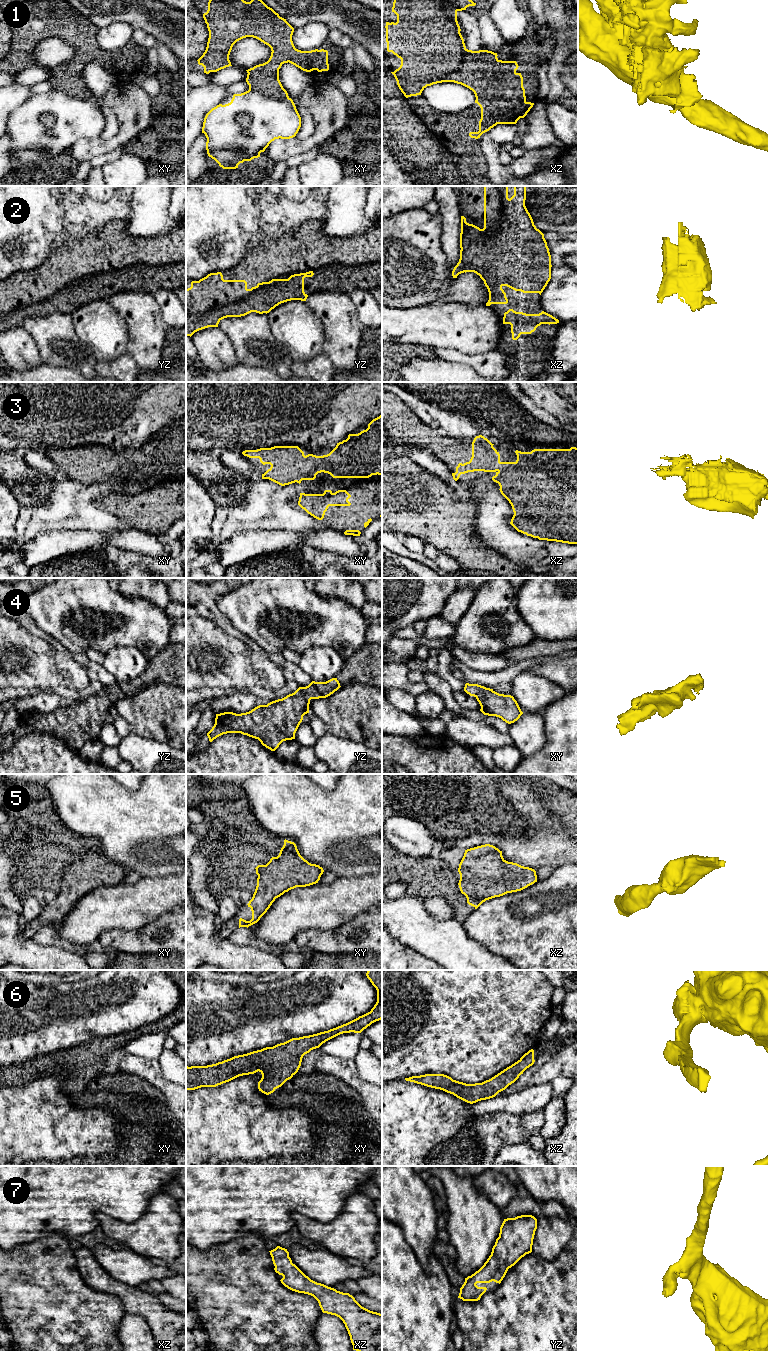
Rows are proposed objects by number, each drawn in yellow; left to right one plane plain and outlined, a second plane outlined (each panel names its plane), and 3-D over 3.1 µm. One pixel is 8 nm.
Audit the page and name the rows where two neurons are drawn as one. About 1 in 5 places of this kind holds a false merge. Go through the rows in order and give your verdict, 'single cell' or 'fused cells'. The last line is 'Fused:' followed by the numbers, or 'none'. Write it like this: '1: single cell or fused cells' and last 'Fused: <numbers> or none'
1: single cell
2: single cell
3: single cell
4: single cell
5: single cell
6: single cell
7: single cell
Fused: none

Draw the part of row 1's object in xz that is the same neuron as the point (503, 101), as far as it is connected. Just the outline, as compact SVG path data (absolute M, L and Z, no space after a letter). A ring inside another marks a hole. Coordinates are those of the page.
M394 0L392 12L397 15L397 22L386 22L385 28L387 51L401 59L400 67L391 73L404 96L408 98L421 95L427 86L442 82L454 82L469 88L475 94L475 103L481 108L479 131L469 133L471 138L478 139L497 124L516 124L527 115L534 103L526 101L523 77L516 72L519 67L516 61L499 60L497 53L492 51L472 51L466 48L457 12L475 5L472 0Z

